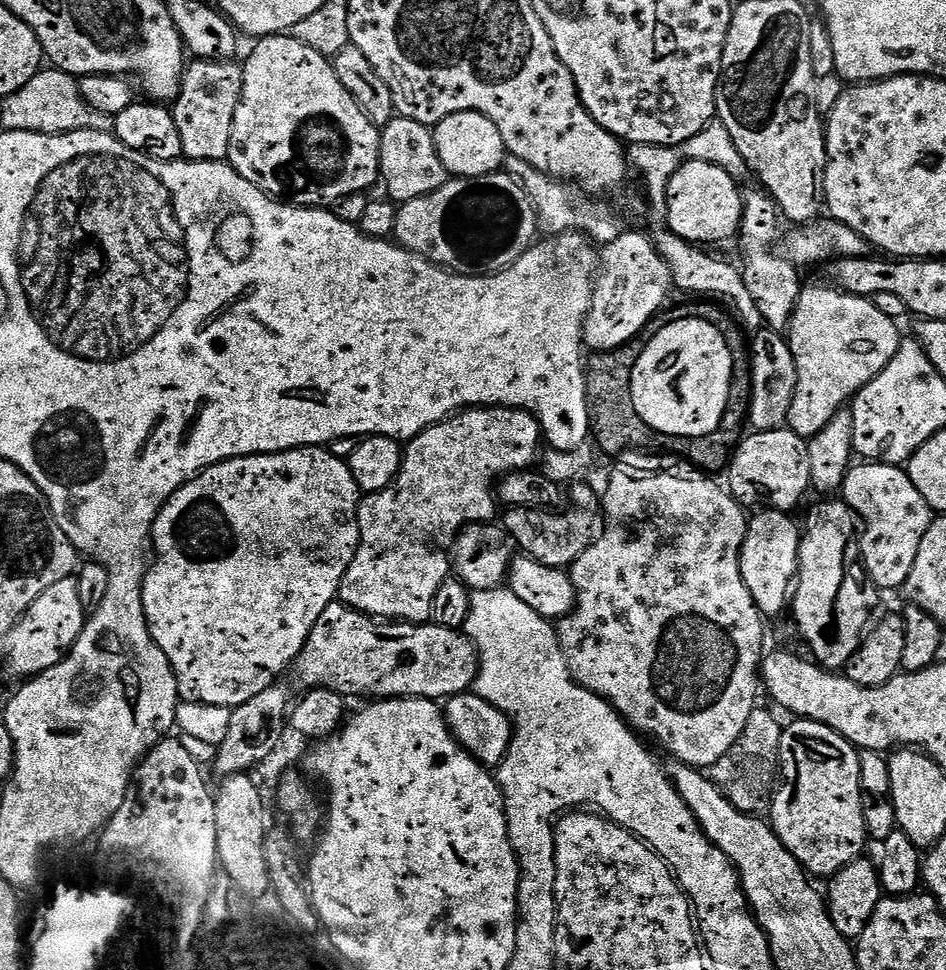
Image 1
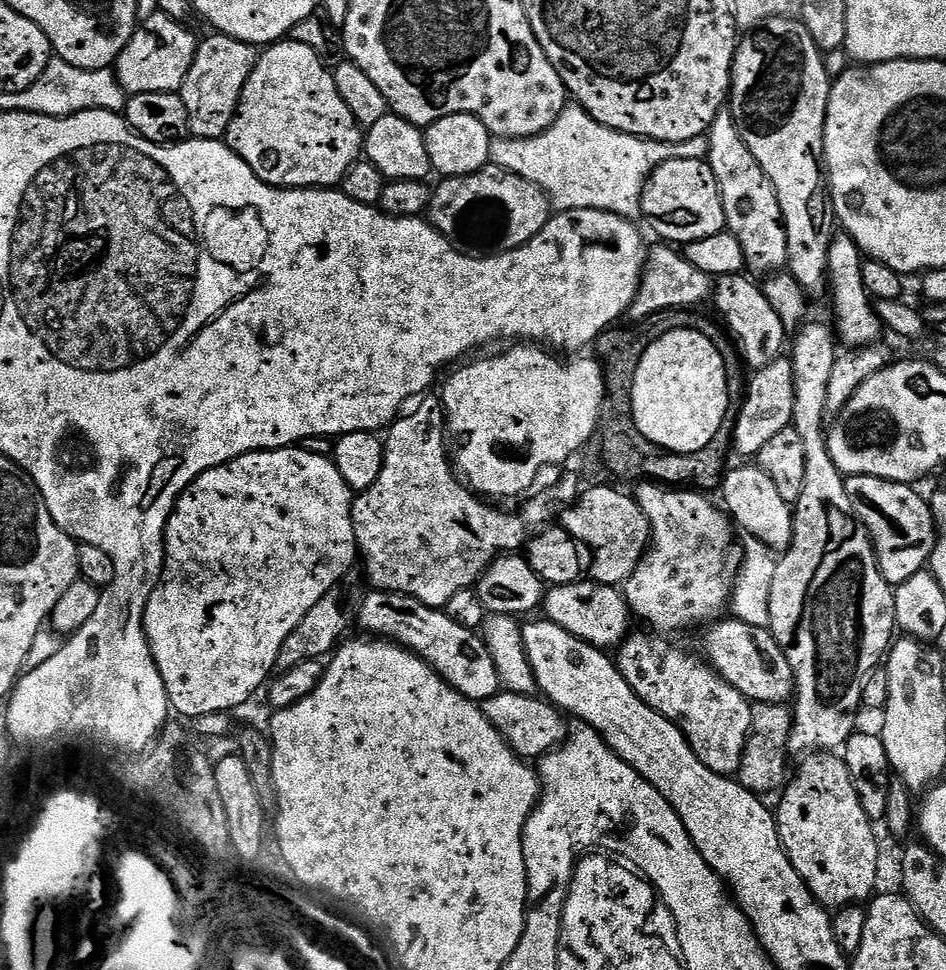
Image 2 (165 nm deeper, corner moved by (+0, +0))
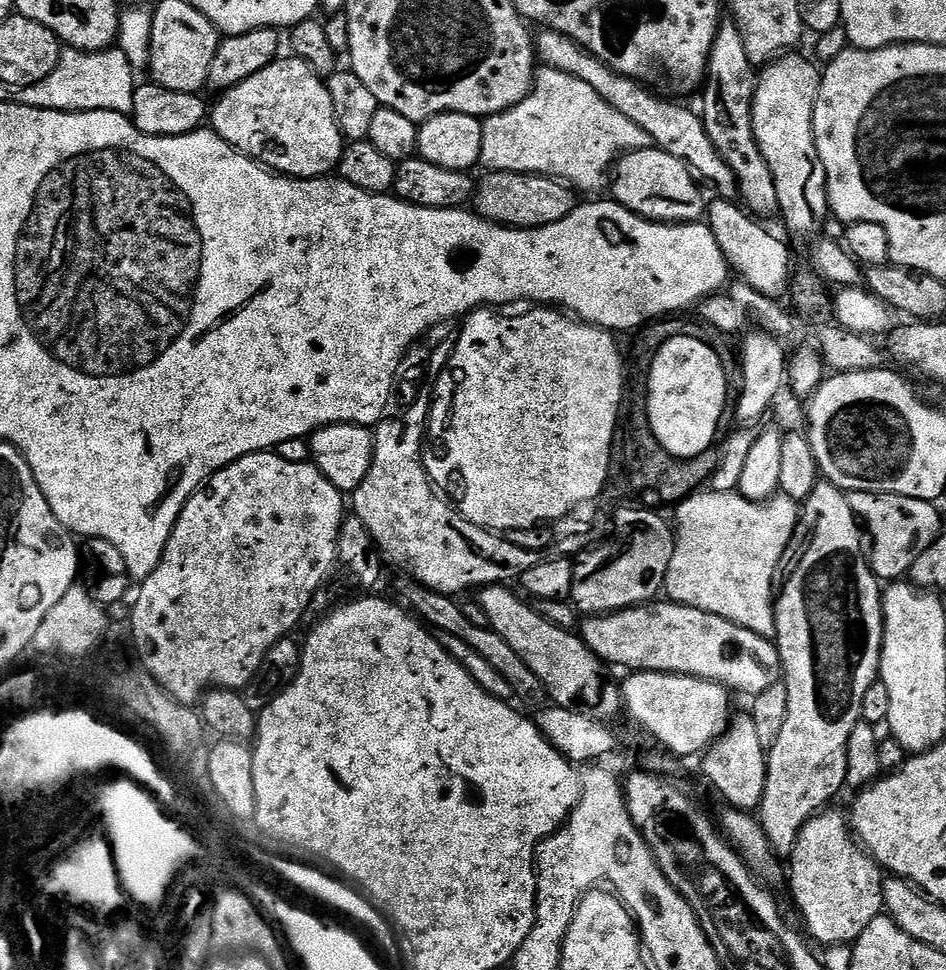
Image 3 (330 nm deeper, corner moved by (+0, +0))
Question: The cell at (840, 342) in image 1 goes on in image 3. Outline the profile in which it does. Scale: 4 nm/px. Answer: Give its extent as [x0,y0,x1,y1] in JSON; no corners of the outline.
[706,198,790,300]

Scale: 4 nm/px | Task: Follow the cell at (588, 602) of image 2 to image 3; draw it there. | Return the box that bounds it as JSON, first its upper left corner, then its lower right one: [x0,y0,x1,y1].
[578,602,781,698]

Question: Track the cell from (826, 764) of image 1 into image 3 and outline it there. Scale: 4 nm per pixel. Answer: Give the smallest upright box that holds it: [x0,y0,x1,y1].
[790,810,885,946]

